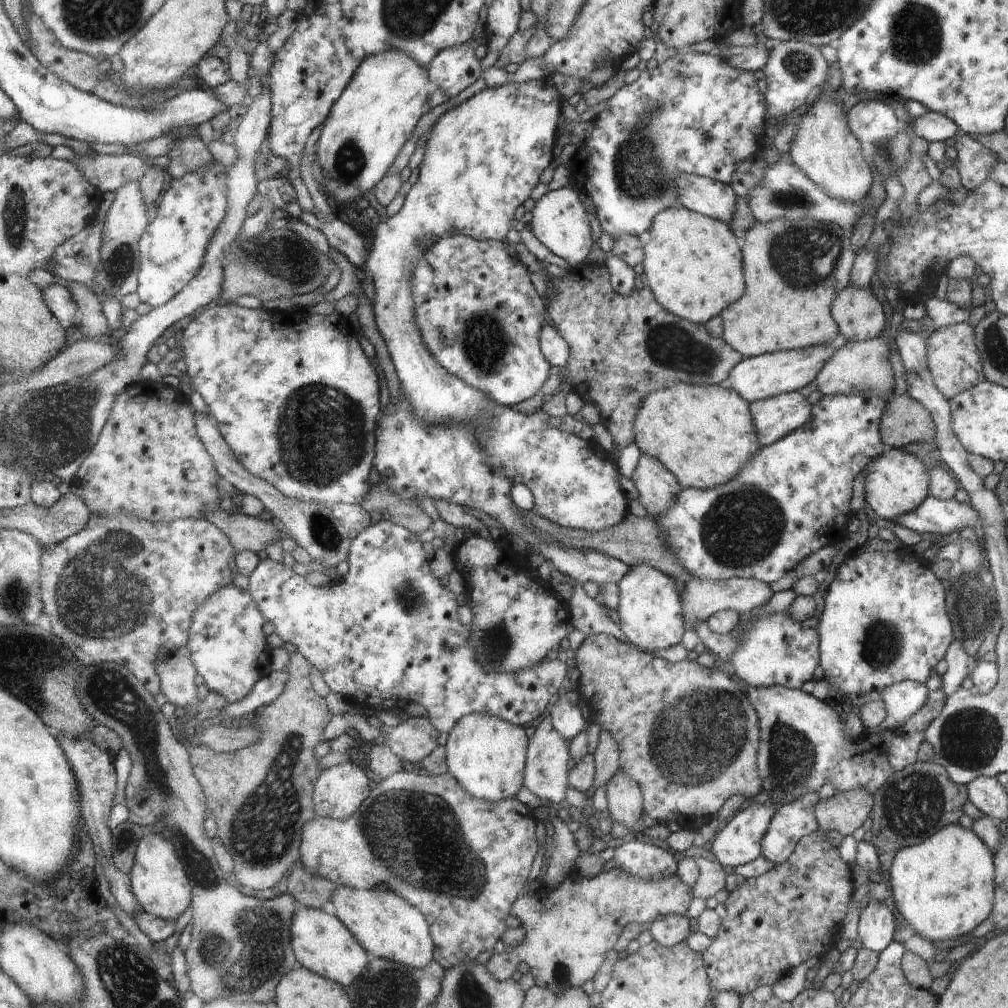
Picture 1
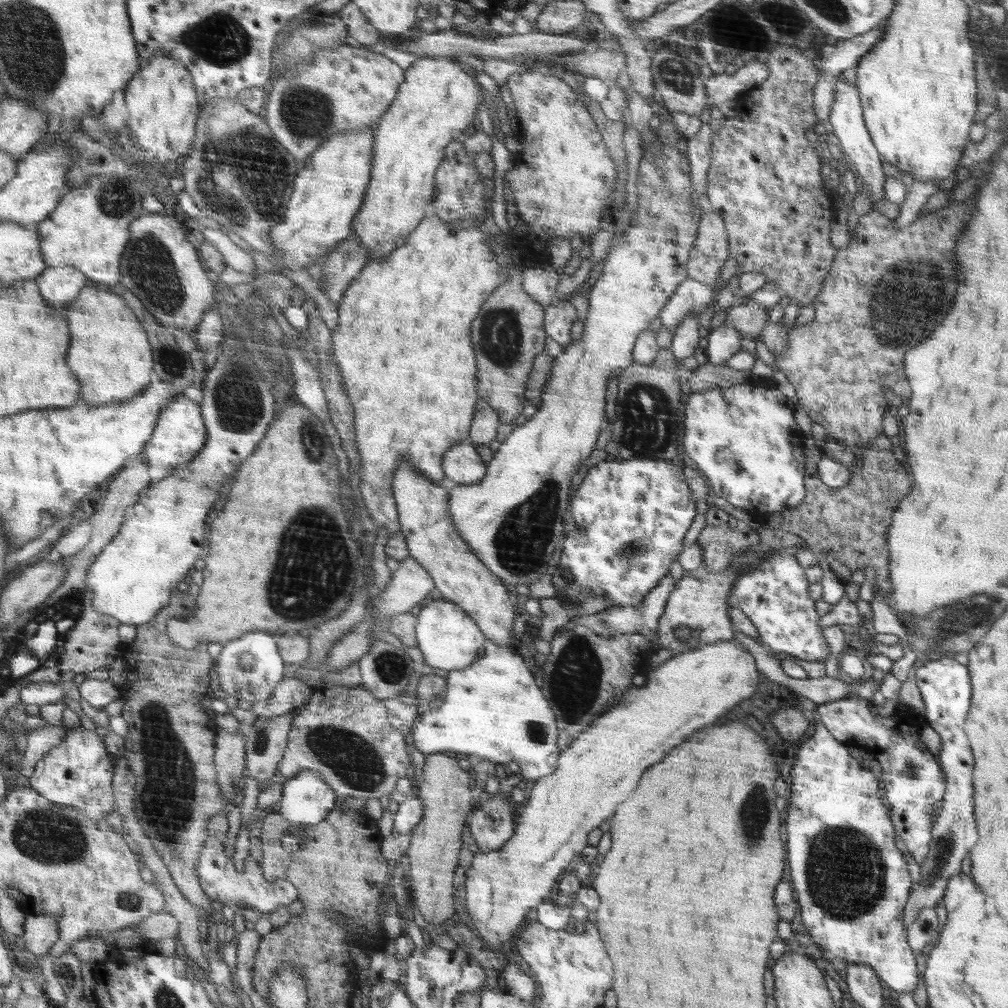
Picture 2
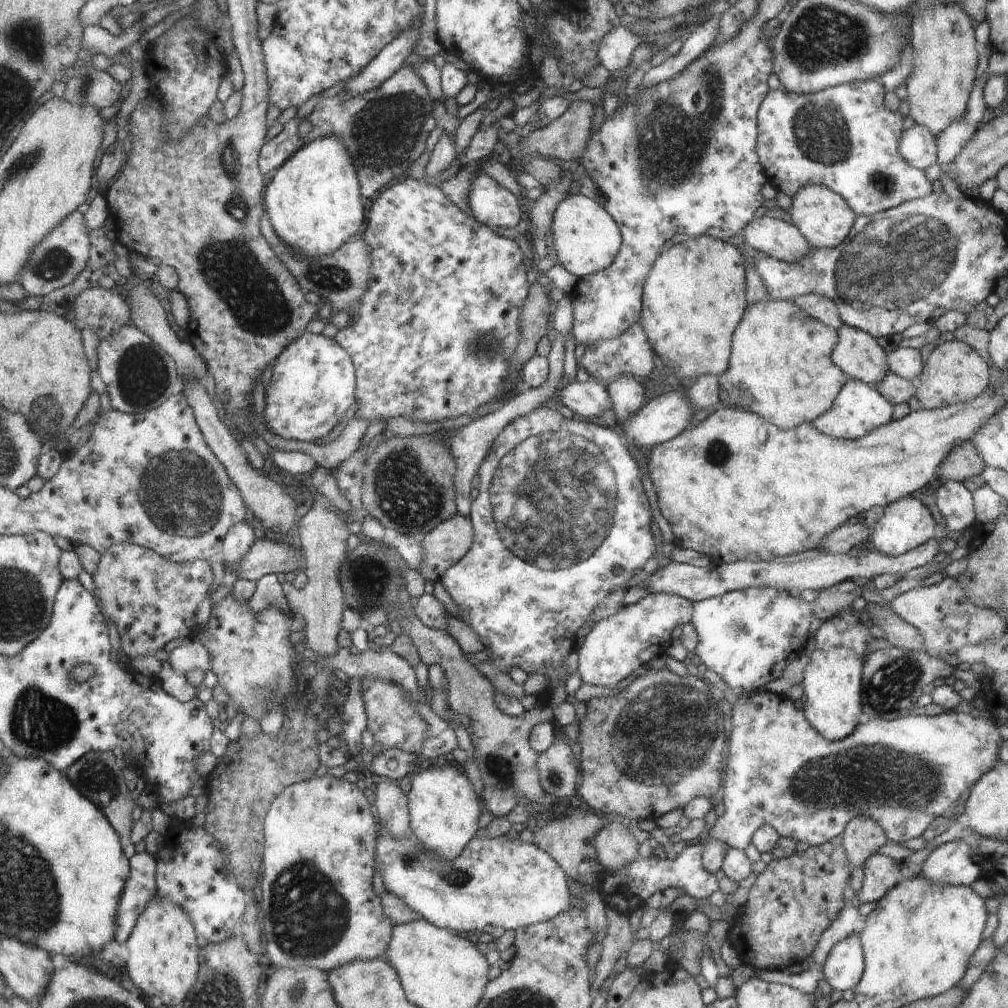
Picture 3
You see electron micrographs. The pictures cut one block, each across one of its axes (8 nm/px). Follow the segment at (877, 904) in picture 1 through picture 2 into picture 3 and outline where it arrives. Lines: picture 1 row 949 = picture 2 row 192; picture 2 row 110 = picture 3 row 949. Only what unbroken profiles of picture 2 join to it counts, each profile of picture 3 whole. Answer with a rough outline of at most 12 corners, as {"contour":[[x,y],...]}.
{"contour":[[860,936],[830,950],[823,966],[832,990],[856,989],[865,973]]}

